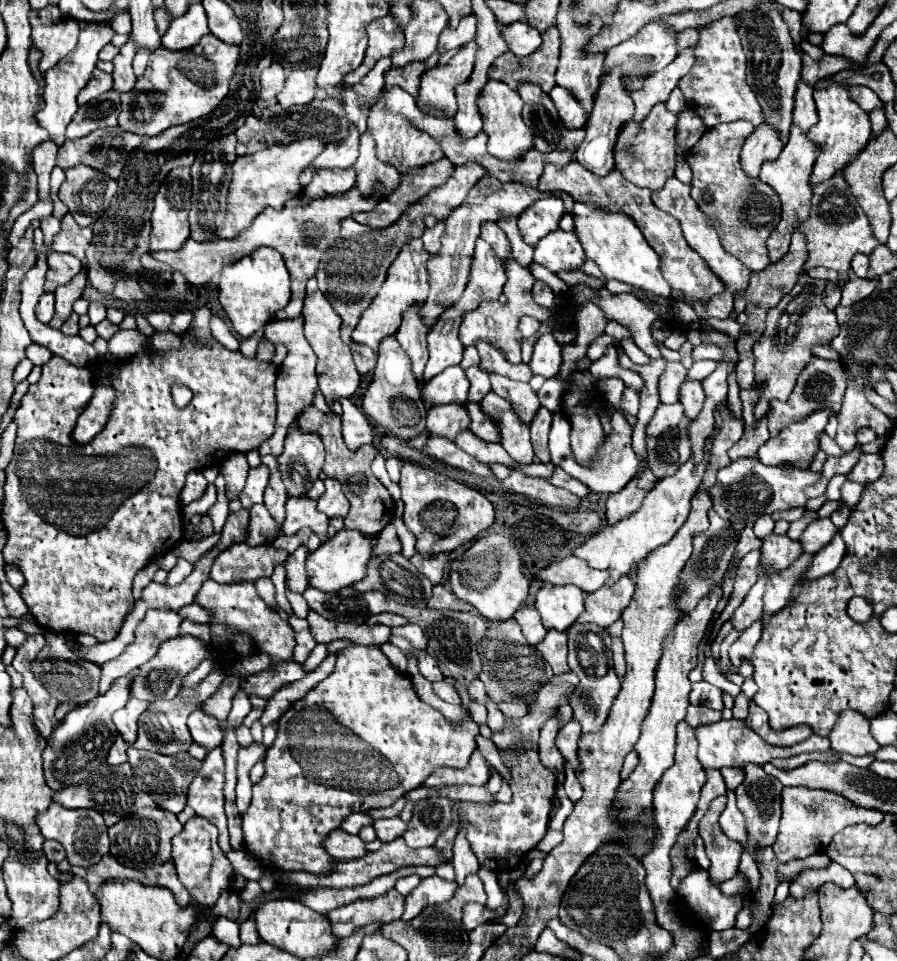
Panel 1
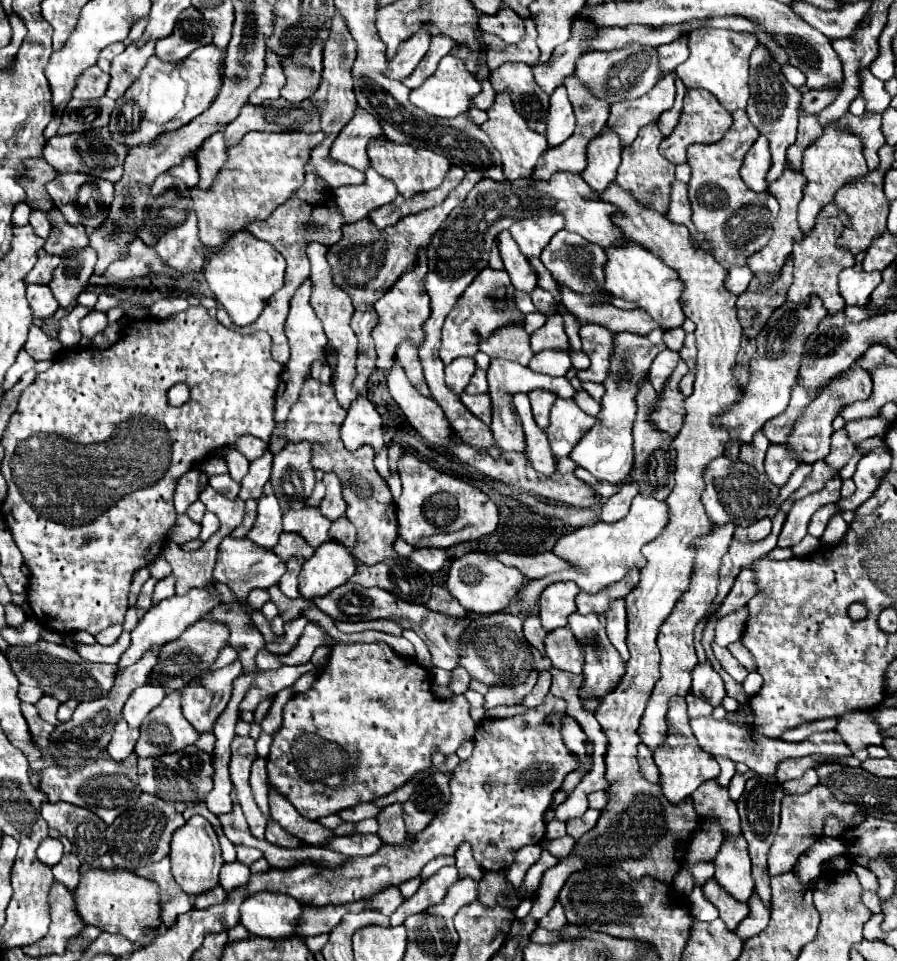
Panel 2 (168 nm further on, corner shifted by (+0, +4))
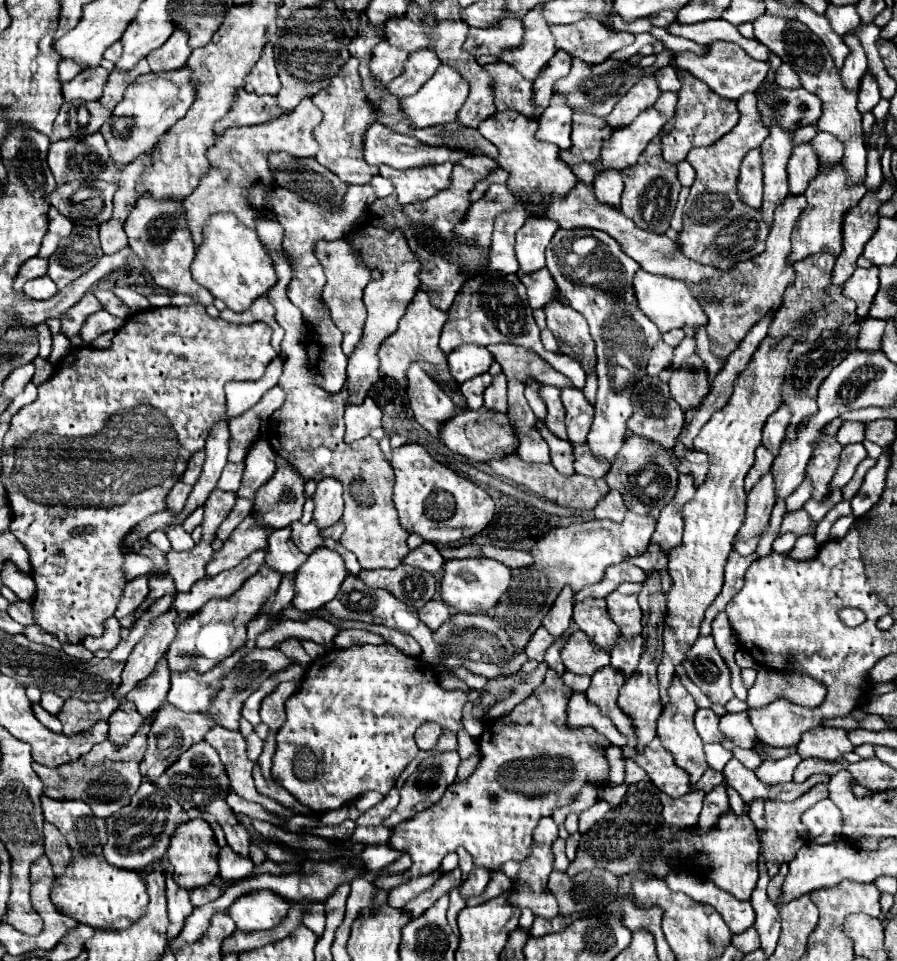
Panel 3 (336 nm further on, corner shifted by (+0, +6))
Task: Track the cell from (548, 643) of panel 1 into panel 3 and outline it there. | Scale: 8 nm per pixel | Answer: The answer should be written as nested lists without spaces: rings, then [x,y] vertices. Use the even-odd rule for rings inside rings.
[[[576,630],[566,646],[562,648],[562,662],[566,670],[574,674],[588,674],[592,676],[596,670],[610,664],[610,652],[604,652],[602,648],[596,648],[592,640],[580,630]]]

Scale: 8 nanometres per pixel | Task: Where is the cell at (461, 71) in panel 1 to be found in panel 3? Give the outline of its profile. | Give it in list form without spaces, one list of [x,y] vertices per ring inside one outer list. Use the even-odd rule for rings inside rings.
[[[440,64],[436,74],[420,88],[418,94],[402,98],[400,104],[404,108],[404,114],[408,114],[408,120],[412,128],[428,128],[428,126],[438,126],[438,124],[448,124],[456,120],[456,112],[462,108],[464,100],[468,98],[468,82],[448,64]]]

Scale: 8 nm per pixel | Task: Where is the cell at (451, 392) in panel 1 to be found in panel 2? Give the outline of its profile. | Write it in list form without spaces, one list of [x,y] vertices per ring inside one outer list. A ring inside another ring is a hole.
[[[456,358],[456,362],[450,362],[446,366],[446,384],[454,394],[462,394],[464,388],[470,382],[470,376],[474,374],[476,364],[474,358]]]

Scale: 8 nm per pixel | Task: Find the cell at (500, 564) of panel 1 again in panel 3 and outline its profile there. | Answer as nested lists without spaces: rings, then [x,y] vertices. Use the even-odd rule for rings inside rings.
[[[472,558],[472,560],[446,560],[444,578],[440,582],[442,600],[452,606],[456,612],[490,612],[500,596],[510,584],[510,568],[490,560],[490,558]]]

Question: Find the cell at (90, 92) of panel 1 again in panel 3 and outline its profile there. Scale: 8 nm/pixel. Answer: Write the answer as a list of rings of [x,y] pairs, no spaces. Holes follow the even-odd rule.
[[[102,66],[92,68],[92,70],[84,70],[80,72],[74,80],[66,82],[62,92],[64,92],[64,100],[82,100],[82,102],[90,102],[90,100],[100,100],[102,96],[102,88],[108,82],[108,70],[104,70]]]

